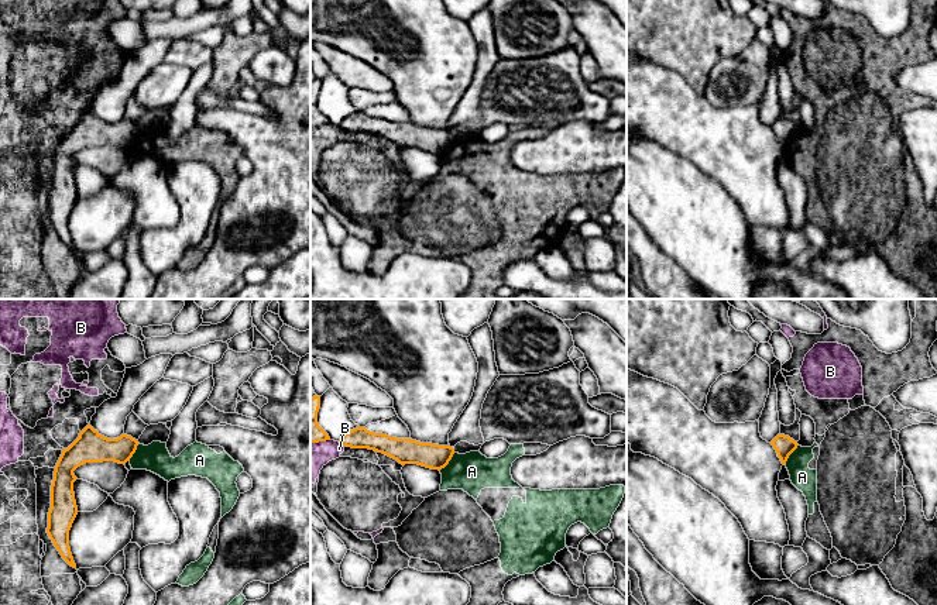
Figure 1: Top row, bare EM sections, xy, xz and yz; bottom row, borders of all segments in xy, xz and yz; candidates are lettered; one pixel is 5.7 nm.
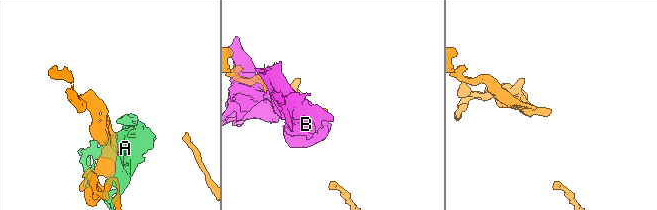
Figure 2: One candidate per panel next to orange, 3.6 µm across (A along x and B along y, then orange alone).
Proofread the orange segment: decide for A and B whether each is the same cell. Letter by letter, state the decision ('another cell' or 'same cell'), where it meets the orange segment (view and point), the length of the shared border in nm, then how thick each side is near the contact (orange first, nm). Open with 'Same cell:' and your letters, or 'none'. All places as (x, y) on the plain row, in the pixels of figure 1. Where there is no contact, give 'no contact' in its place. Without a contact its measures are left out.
Same cell: none
A: another cell | yz (790, 137) | 150 nm | 110/140 nm
B: another cell | xz (340, 127) | 50 nm | 120/170 nm

